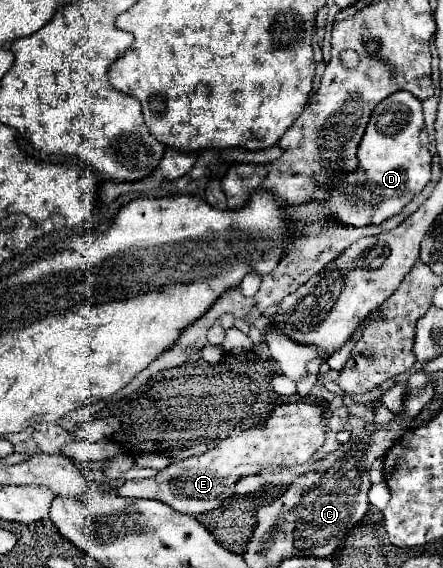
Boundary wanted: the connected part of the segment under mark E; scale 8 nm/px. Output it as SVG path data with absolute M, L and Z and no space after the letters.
M310 403L278 405L264 425L232 435L204 455L176 461L162 469L156 477L124 481L124 485L116 487L116 493L120 497L158 499L178 513L196 517L200 513L216 509L224 499L228 499L234 491L234 483L242 479L242 473L256 473L258 467L266 465L282 467L308 461L316 453L316 449L324 445L324 435L326 425L322 407L312 407Z

